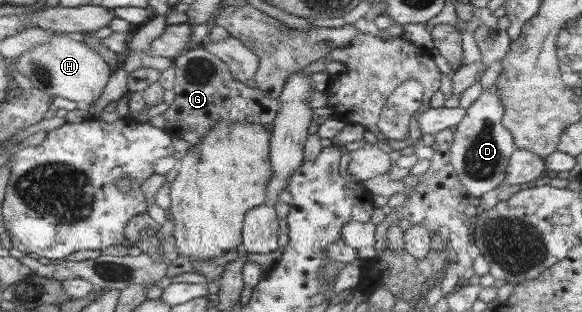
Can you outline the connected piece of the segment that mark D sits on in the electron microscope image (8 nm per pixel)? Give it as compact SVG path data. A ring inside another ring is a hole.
M494 84L467 110L465 119L459 123L454 133L451 163L460 175L460 180L470 191L470 195L479 199L487 191L505 183L509 160L518 149L513 134L502 123L504 115L505 106L499 97L499 87Z

